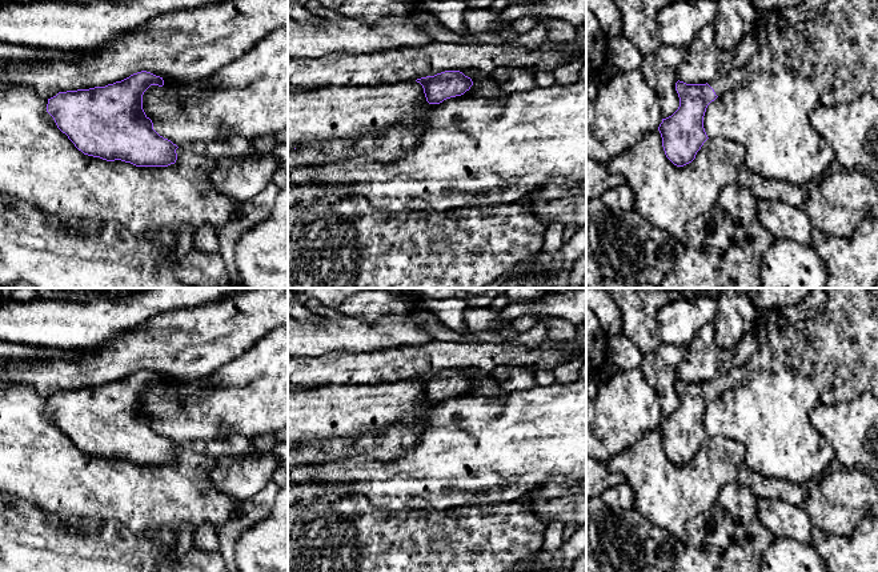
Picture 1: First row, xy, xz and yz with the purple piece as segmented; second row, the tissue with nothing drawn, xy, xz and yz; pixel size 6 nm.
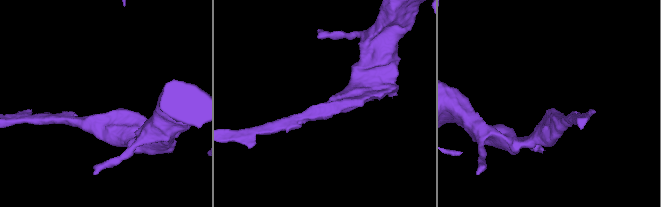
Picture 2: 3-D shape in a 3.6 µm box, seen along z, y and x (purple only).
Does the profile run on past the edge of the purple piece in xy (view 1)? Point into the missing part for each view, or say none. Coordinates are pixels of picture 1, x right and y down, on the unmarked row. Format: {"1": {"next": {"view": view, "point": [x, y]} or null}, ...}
{"1": {"next": null}}

